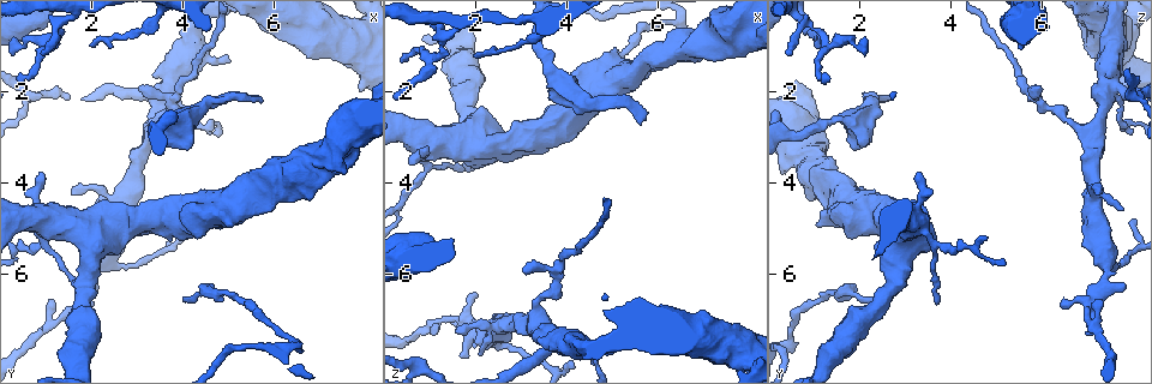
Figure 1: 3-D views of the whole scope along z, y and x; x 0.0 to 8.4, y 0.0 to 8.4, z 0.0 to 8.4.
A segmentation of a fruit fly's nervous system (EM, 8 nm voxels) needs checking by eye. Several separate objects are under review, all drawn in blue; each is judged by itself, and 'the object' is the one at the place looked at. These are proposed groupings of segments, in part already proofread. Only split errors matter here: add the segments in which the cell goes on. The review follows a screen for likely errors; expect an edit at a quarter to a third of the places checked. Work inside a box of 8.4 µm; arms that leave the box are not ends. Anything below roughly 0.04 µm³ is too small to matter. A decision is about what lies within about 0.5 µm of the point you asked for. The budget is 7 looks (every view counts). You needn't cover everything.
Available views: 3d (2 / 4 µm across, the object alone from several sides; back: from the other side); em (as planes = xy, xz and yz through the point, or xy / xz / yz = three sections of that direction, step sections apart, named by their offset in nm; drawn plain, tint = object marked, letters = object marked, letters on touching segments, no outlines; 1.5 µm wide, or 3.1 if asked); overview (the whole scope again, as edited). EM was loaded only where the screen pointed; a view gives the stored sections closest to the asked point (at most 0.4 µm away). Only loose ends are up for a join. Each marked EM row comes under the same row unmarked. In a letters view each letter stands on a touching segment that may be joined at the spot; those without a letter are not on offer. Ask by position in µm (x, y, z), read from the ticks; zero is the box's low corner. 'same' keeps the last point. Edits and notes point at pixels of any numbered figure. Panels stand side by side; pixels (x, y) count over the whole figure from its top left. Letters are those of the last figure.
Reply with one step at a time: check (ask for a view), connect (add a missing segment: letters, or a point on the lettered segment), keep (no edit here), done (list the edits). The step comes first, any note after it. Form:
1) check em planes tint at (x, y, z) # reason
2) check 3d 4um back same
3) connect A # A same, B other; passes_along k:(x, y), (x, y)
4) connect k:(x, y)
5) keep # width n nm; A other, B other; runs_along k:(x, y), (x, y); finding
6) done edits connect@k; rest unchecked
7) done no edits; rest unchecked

check em planes letters at (6.80, 4.35, 0.95) # thick end

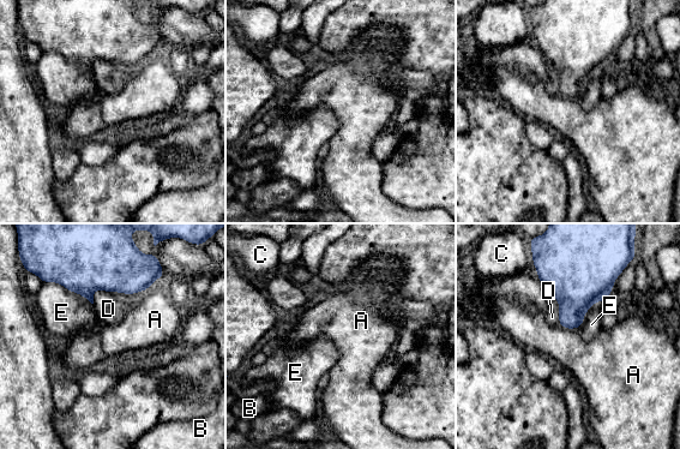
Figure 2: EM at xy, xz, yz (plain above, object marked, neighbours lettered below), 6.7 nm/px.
keep # longest_contact E 380 nm; A other, B other, C other, D other, E other; no lettered segment goes on from it

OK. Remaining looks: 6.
check 3d 4um at (5.75, 2.20, 2.65) # an open end

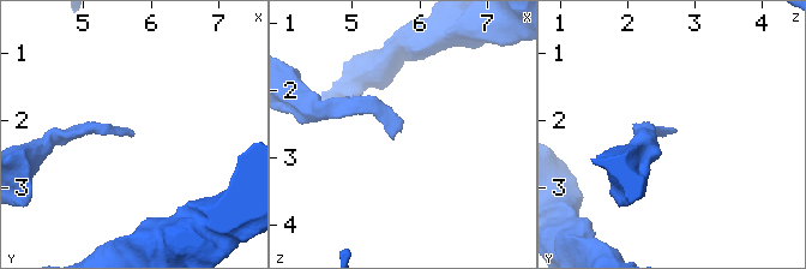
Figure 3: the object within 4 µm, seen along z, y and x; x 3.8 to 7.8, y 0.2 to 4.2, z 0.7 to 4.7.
check em xz step 8 letters at (5.70, 2.20, 2.60)

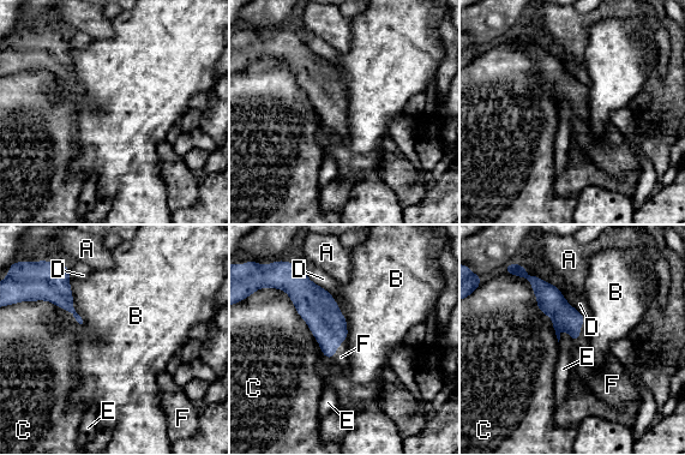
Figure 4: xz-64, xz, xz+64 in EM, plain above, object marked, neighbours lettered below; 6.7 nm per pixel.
check em planes letters same

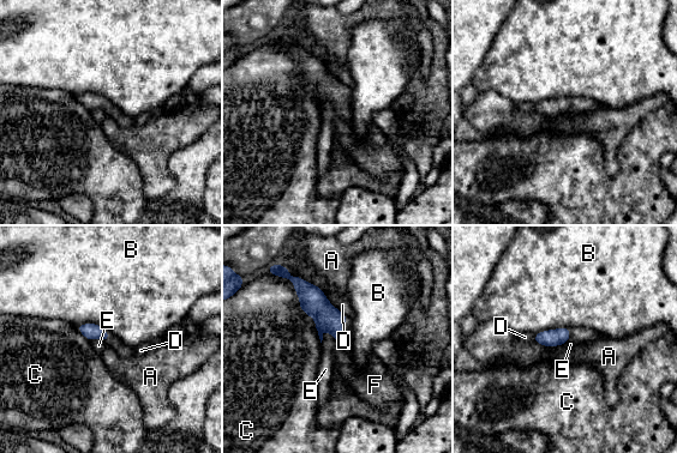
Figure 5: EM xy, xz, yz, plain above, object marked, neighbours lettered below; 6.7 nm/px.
connect 5:(579, 334) # A other, B other, C other, D other, E other, F same; passes_along 5:(557, 337), (568, 333), (579, 334); the cell continues

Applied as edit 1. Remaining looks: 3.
check 3d 4um back at (2.05, 6.60, 6.40) # branch stops here

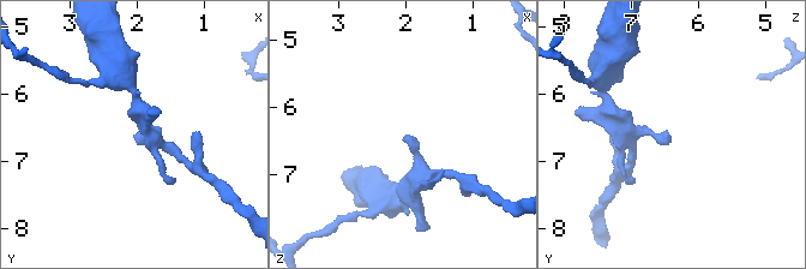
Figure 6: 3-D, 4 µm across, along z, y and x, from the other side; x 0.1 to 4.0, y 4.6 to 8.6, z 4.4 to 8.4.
check em xz step 4 tint at (2.05, 6.60, 6.50) # now the EM

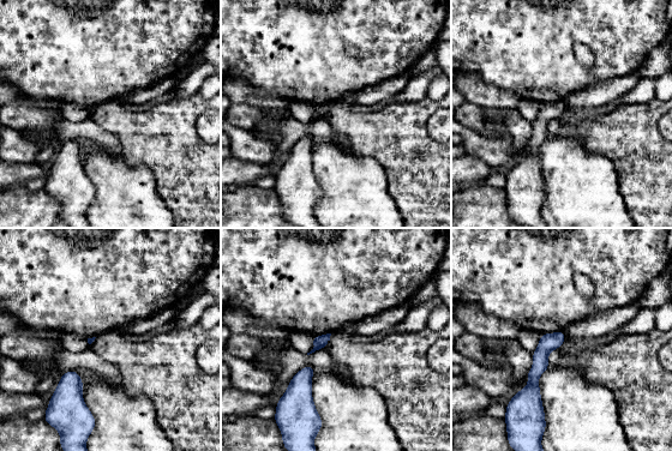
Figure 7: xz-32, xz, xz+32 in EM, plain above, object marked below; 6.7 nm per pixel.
check em xz step 4 letters same

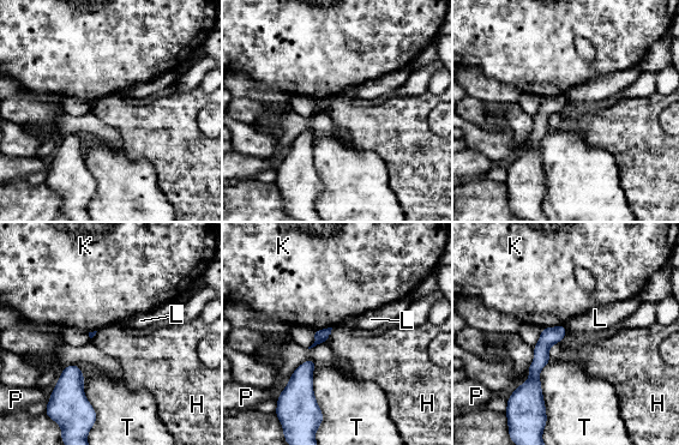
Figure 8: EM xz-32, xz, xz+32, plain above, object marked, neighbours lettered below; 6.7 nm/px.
keep # longest_contact T 380 nm; H other, K other, L other, P other, T other; no lettered segment goes on from it

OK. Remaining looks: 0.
done edits connect@5; rest unchecked

